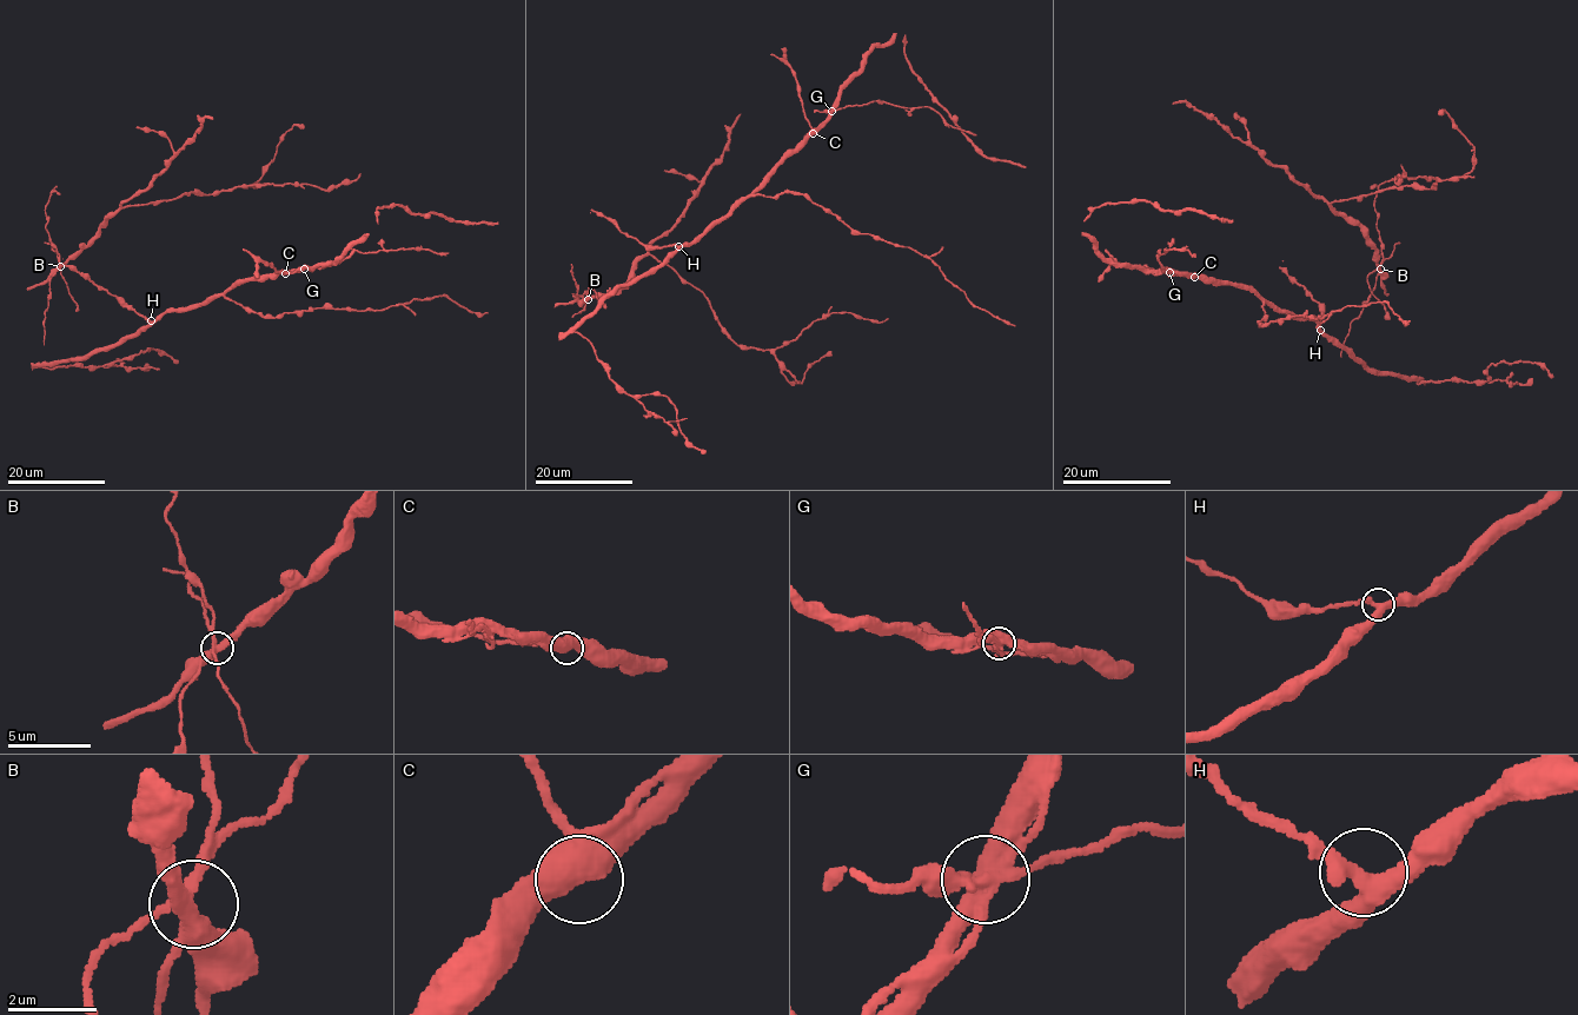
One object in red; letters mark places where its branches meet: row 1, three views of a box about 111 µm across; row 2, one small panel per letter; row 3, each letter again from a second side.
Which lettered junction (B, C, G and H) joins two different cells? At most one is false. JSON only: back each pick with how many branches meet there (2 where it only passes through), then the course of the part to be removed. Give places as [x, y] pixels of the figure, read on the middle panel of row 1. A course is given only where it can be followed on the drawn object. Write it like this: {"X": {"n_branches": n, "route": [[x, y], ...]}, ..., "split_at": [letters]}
{"G": {"n_branches": 4, "route": [[831, 111], [874, 101], [908, 108], [932, 107], [949, 125], [976, 136]]}, "split_at": ["G"]}

